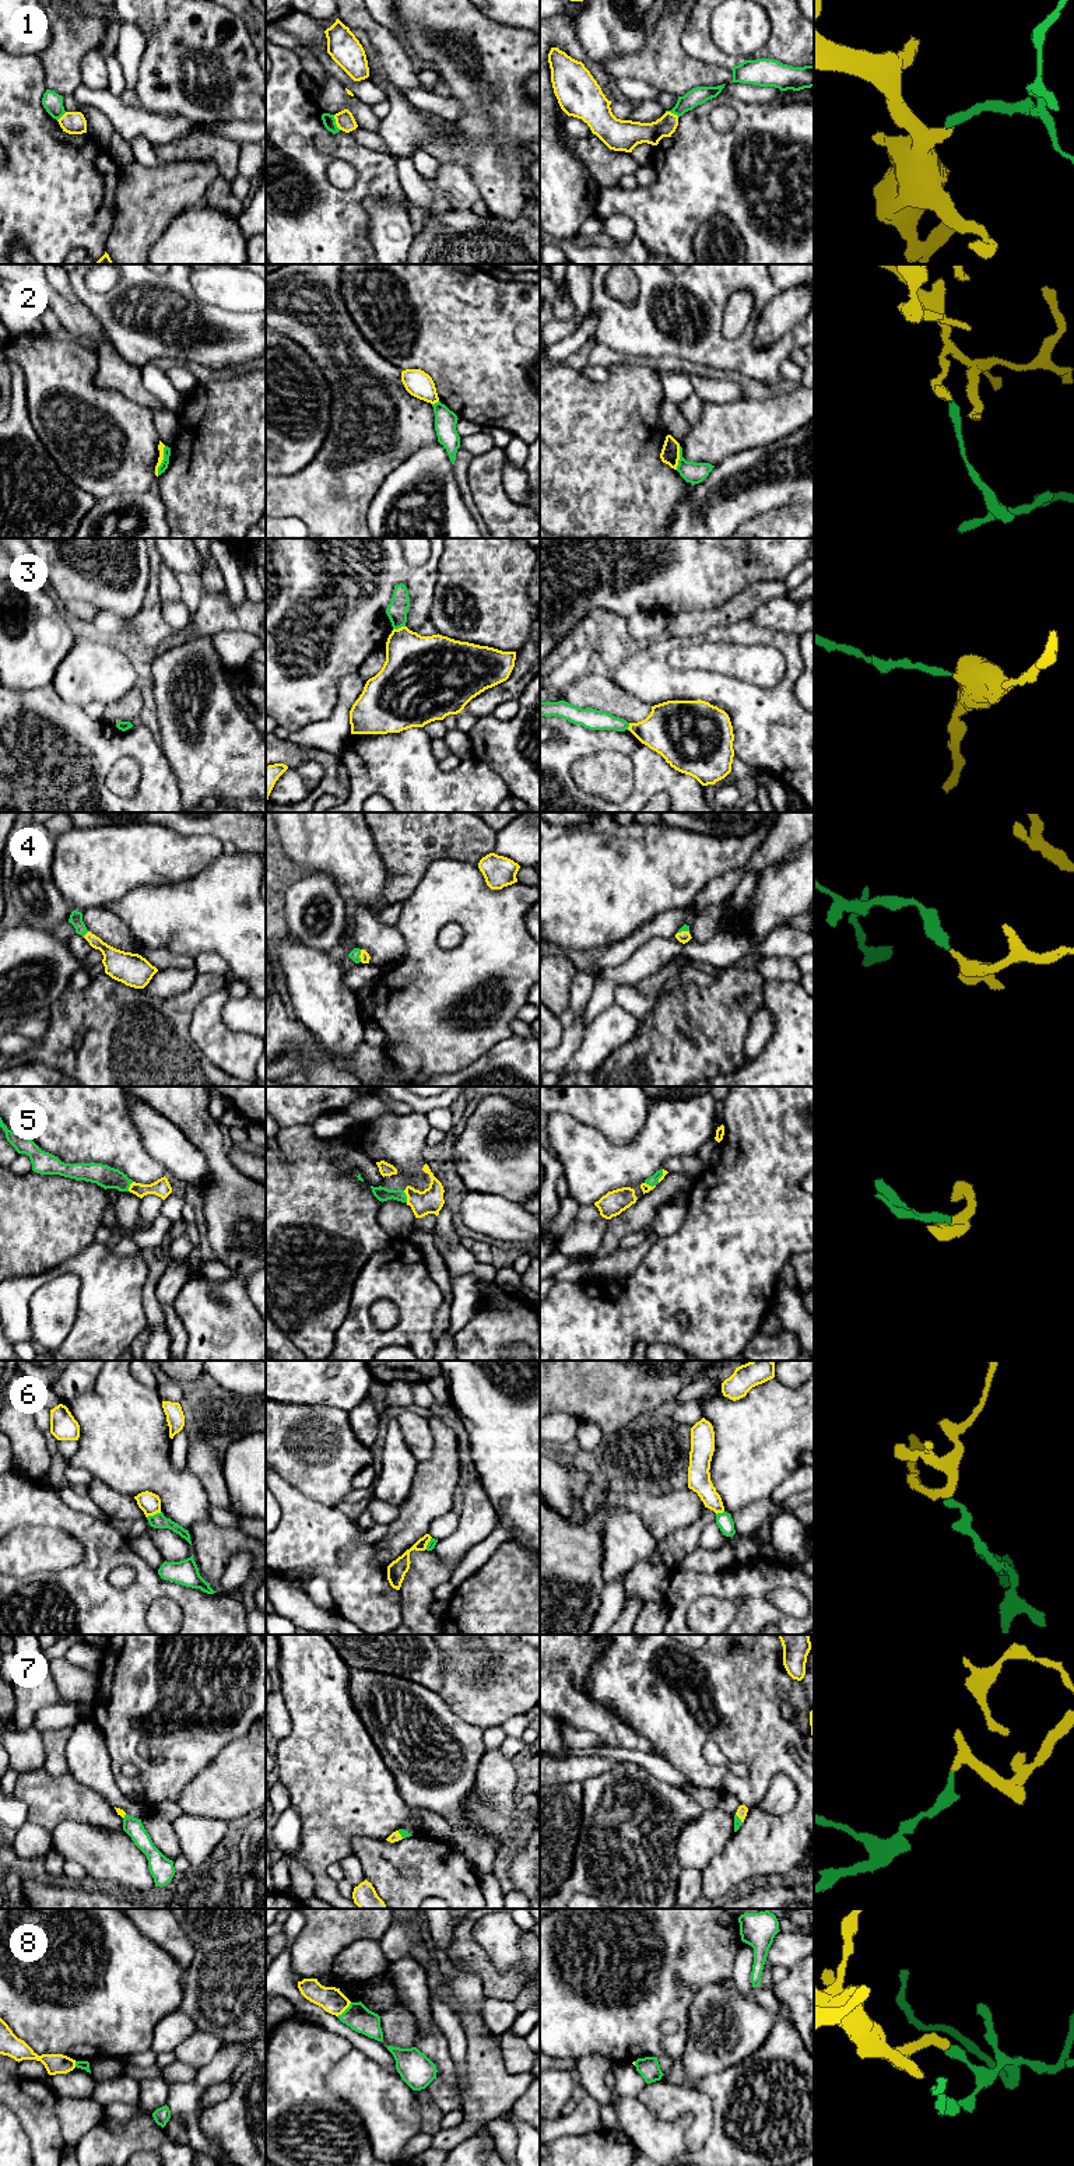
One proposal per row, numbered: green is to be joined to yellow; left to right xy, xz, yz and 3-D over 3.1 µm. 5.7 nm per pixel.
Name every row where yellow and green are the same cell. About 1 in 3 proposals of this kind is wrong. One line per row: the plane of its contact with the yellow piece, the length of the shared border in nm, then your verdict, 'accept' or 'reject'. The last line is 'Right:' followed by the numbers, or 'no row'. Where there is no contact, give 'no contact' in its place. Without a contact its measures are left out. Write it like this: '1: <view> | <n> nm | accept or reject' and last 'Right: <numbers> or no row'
1: xz | 100 nm | reject
2: xy | 180 nm | reject
3: xz | 80 nm | reject
4: xy | 40 nm | accept
5: xz | 80 nm | accept
6: xy | 90 nm | reject
7: xz | 60 nm | accept
8: xz | 120 nm | reject
Right: 4, 5, 7

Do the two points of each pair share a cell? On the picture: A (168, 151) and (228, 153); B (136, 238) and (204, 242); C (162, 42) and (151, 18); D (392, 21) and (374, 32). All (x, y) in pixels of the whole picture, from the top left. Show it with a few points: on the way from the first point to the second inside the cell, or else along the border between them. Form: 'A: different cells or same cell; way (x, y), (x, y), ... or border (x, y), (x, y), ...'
A: same cell; way (183, 150), (213, 150)
B: different cells; border (178, 214), (148, 249)
C: different cells; border (167, 14), (167, 18), (147, 41)
D: different cells; border (369, 14), (399, 39)

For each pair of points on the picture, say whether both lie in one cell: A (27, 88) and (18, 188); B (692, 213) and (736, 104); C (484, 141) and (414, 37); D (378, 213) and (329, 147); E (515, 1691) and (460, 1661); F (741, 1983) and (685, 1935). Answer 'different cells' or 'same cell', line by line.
A: same cell
B: same cell
C: same cell
D: different cells
E: same cell
F: different cells

